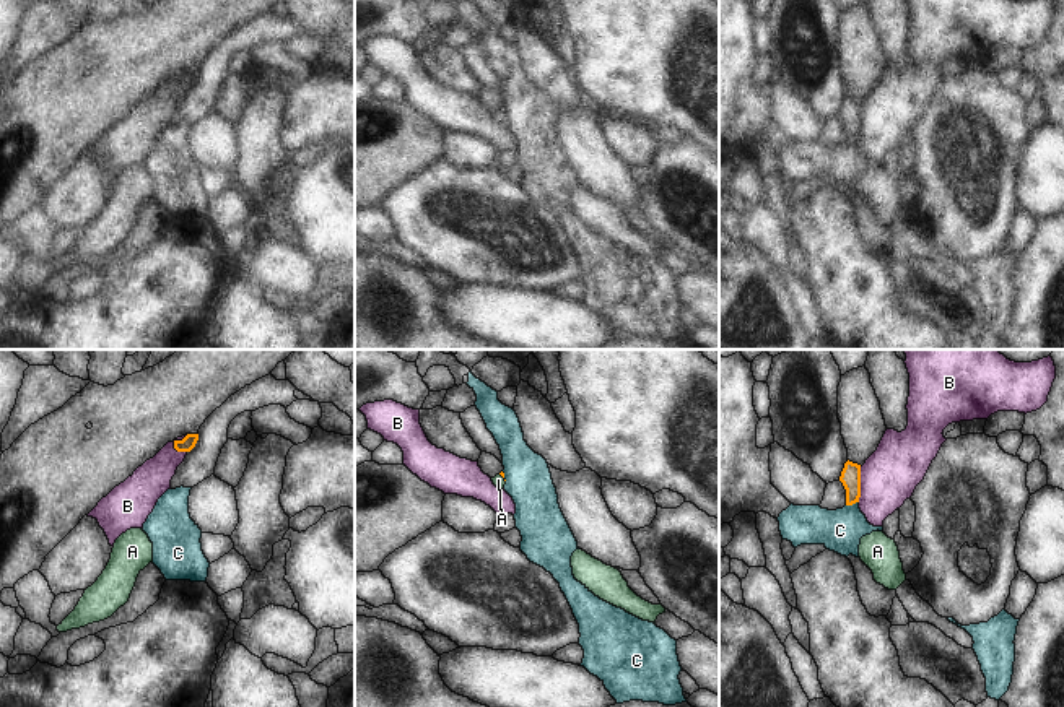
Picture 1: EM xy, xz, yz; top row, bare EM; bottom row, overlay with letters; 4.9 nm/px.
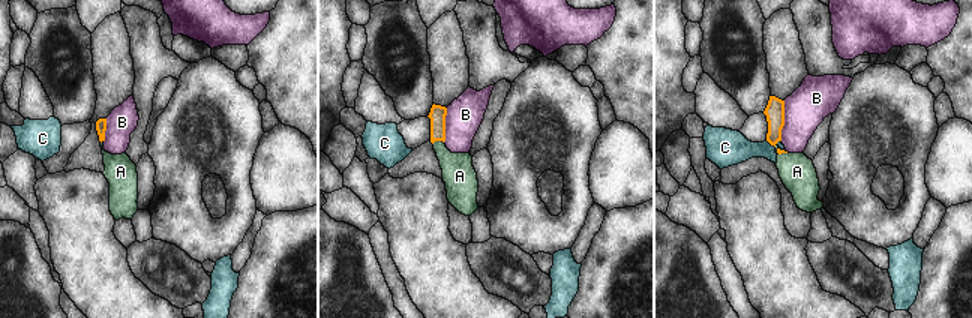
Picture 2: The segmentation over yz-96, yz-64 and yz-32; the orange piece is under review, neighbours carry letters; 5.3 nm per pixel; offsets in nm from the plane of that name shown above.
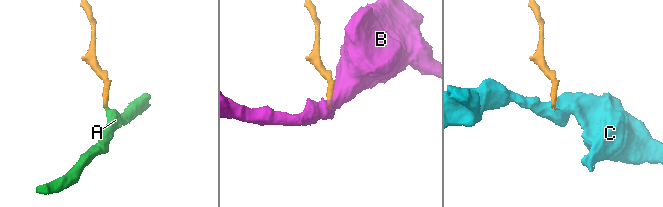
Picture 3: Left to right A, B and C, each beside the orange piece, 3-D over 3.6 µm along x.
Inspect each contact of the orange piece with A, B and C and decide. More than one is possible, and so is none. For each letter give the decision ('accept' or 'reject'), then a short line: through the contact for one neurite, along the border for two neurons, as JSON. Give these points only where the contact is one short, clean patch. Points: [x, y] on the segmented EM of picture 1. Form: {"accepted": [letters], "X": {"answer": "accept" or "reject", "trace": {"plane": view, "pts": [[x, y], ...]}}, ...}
{"accepted": ["A"], "A": {"answer": "accept", "trace": {"plane": "xz", "pts": [[501, 473], [503, 477], [498, 480]]}}, "B": {"answer": "reject"}, "C": {"answer": "reject", "trace": {"plane": "yz", "pts": [[858, 501], [846, 506]]}}}

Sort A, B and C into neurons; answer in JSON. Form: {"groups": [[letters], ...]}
{"groups": [["A"], ["B"], ["C"]]}

